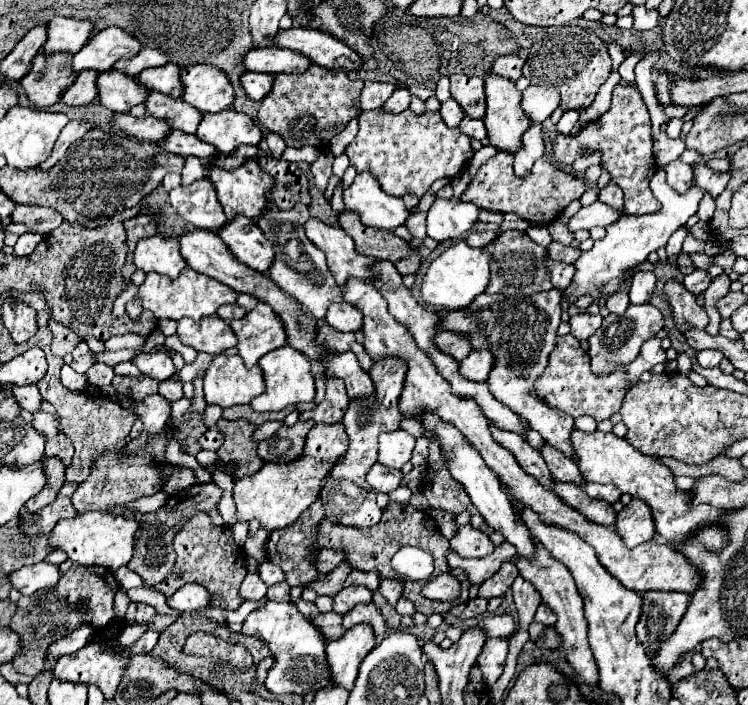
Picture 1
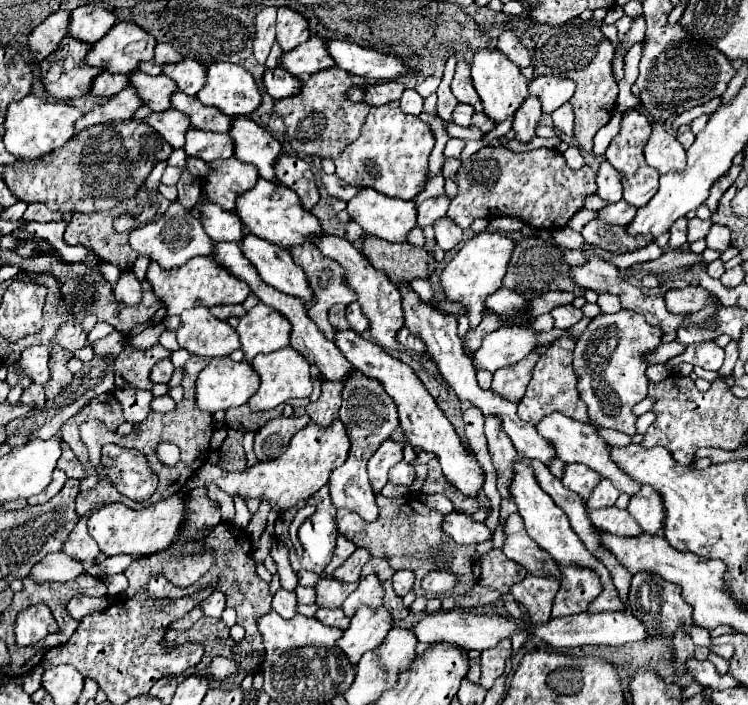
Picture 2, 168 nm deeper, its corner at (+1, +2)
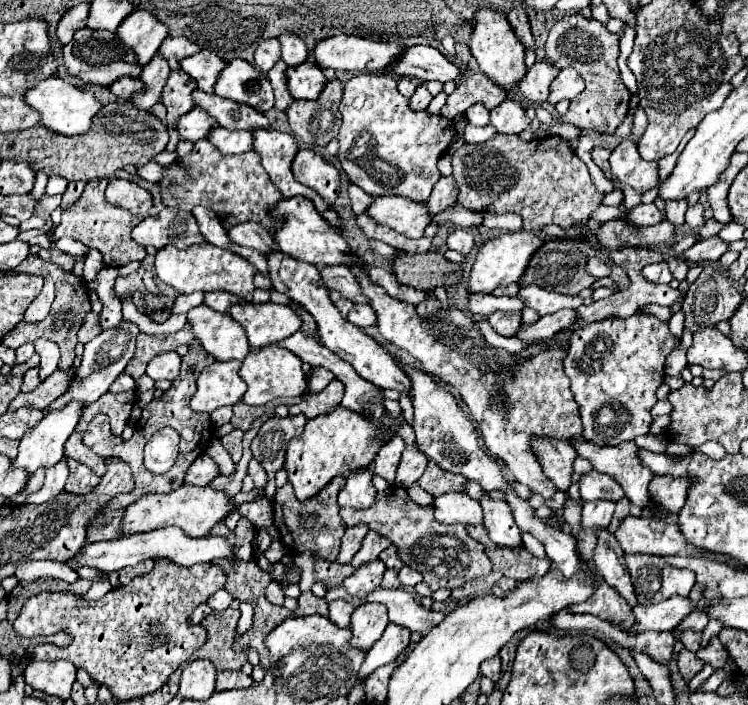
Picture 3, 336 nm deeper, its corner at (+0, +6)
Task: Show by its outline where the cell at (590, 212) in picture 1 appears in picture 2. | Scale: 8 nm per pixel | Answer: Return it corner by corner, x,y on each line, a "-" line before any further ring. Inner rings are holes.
620,200
616,204
610,204
600,210
600,220
608,224
618,224
618,226
628,226
636,216
636,208
630,206
626,200

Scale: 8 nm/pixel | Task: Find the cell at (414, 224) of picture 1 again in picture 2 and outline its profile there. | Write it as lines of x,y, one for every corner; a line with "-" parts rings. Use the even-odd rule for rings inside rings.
444,194
440,198
428,198
418,206
418,226
424,228
428,224
434,224
438,218
446,216
450,198

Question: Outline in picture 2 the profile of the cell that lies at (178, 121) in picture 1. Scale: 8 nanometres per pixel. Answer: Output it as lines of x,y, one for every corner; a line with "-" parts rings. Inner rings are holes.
176,92
172,98
172,108
190,116
192,126
206,132
228,132
232,126
232,116
222,114
214,106
204,106
194,96
186,96
184,92

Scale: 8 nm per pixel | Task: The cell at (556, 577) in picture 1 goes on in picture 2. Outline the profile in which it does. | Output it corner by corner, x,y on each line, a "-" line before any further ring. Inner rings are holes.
510,514
504,520
504,536
506,536
506,540
504,540
502,552
510,560
524,566
532,576
560,578
558,564
554,562
554,558
550,558
550,554
546,554
542,548
538,548
538,544
526,534
520,514

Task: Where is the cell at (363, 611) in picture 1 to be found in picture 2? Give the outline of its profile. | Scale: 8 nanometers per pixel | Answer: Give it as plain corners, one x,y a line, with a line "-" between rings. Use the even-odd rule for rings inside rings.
370,574
368,578
362,578
358,588
344,600
342,604
342,610
346,612
348,618
354,616
354,612
360,608
360,606
372,606
372,608
378,608
382,604
382,598
384,598
384,588
382,588
382,582
378,580
378,576

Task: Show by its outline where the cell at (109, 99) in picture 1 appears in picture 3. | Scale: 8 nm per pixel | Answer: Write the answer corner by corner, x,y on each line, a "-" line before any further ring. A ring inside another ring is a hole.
173,70
169,74
169,80
161,94
161,104
167,108
167,128
169,128
169,136
171,136
171,140
167,144
169,152
175,152
175,148
179,144
179,136
173,130
175,120
193,108
193,102
191,102
193,90
195,90
195,80
189,74
185,74
183,70

